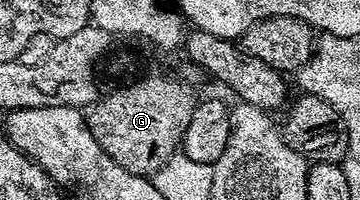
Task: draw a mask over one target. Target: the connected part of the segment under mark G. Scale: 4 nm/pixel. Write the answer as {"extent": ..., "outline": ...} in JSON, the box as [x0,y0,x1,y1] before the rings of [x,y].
{"extent":[86,75,197,178],"outline":[[[147,75],[140,81],[132,80],[132,85],[124,89],[115,89],[112,93],[105,92],[86,110],[87,125],[93,131],[93,139],[105,150],[111,158],[125,171],[138,177],[150,178],[166,163],[169,158],[180,152],[183,136],[189,127],[189,119],[193,119],[193,111],[197,104],[196,90],[186,81],[179,80],[178,76]]]}

